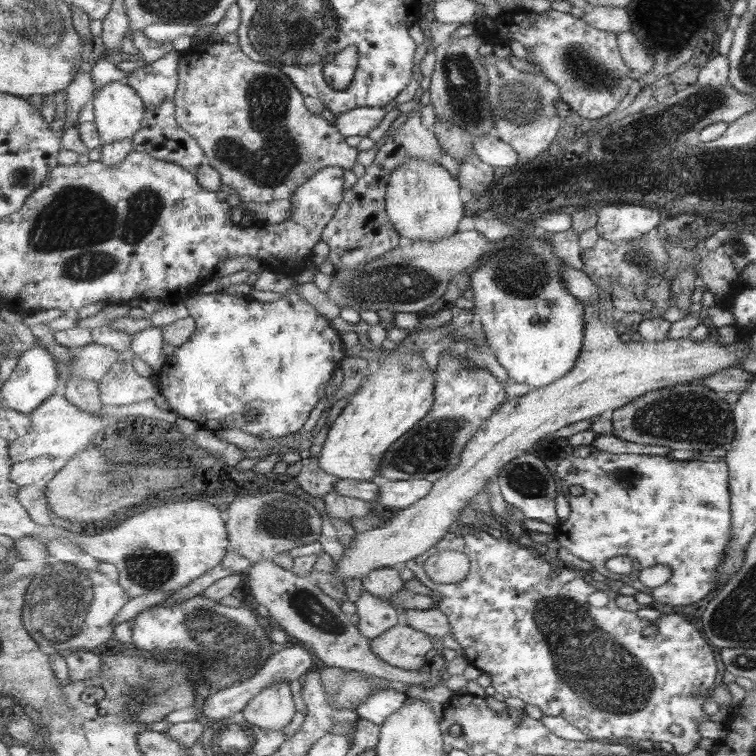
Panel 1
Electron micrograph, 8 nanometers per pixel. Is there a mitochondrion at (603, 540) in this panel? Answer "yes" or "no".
no

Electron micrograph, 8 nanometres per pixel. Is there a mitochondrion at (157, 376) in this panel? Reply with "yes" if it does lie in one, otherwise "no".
no

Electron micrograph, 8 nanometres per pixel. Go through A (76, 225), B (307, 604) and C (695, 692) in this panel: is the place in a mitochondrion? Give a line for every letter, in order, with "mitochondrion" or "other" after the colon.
A: mitochondrion
B: mitochondrion
C: other

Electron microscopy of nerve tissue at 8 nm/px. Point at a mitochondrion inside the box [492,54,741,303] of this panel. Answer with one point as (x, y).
(689, 111)

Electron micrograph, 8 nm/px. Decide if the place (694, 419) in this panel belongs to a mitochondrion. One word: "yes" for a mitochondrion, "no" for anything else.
yes

